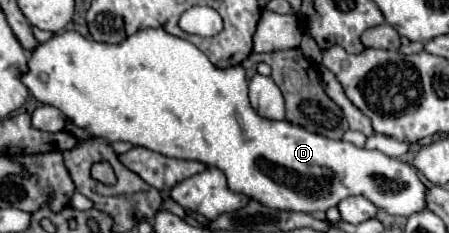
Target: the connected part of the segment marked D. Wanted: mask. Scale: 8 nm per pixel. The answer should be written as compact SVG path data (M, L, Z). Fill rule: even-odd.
M144 29L140 33L134 33L132 37L128 37L126 41L122 41L120 45L104 45L98 41L90 41L86 37L82 37L76 31L64 31L64 33L56 33L48 43L40 43L34 53L28 59L28 73L22 75L22 83L30 89L30 93L46 105L54 105L58 107L74 125L90 131L96 137L104 137L108 141L128 141L132 145L140 145L146 147L150 151L162 153L166 157L174 157L174 159L184 159L184 161L200 161L208 167L216 167L220 169L226 179L228 179L228 189L234 193L242 193L250 199L260 201L262 205L270 207L270 209L280 209L280 211L290 211L290 213L316 213L316 211L328 211L330 207L336 207L342 199L350 197L350 195L362 195L368 201L372 201L378 209L388 211L390 215L402 215L402 217L410 217L412 213L418 213L420 209L424 209L424 189L426 185L418 179L418 173L412 169L412 165L388 157L380 151L368 151L368 149L360 149L354 147L352 143L346 141L334 141L334 139L324 139L316 133L308 133L304 127L292 125L288 121L272 121L266 117L260 117L254 107L248 101L248 83L246 83L246 71L236 65L236 67L228 67L228 69L218 69L210 63L210 59L198 49L194 47L190 41L168 35L164 29Z

